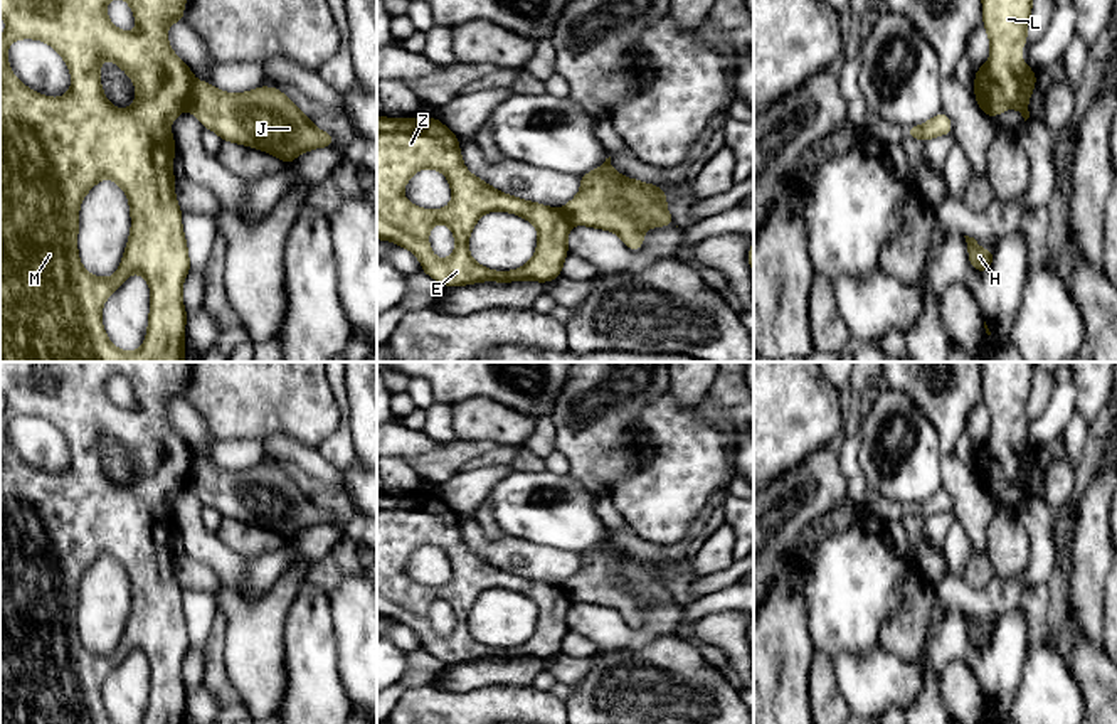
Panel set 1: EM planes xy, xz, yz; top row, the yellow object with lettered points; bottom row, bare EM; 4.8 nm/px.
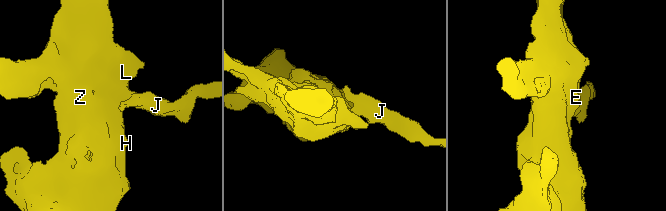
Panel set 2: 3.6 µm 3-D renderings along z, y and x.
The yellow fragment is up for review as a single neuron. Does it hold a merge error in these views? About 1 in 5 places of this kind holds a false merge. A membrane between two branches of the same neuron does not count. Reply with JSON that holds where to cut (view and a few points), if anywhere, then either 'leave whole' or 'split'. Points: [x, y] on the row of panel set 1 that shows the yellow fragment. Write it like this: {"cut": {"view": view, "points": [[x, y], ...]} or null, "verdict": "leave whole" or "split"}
{"cut": {"view": "xy", "points": [[195, 83], [187, 108]]}, "verdict": "split"}

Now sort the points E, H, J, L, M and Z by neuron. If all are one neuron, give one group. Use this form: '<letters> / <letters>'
E H L M Z / J

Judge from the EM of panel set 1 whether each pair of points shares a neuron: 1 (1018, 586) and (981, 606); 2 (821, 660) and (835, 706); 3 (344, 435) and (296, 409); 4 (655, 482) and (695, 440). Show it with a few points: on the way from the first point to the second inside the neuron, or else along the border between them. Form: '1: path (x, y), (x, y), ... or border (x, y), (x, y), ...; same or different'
1: path (1010, 591), (989, 605); same
2: path (821, 672), (823, 694); same
3: border (332, 391), (338, 409), (338, 426), (317, 448); different
4: path (665, 472), (687, 450); same

